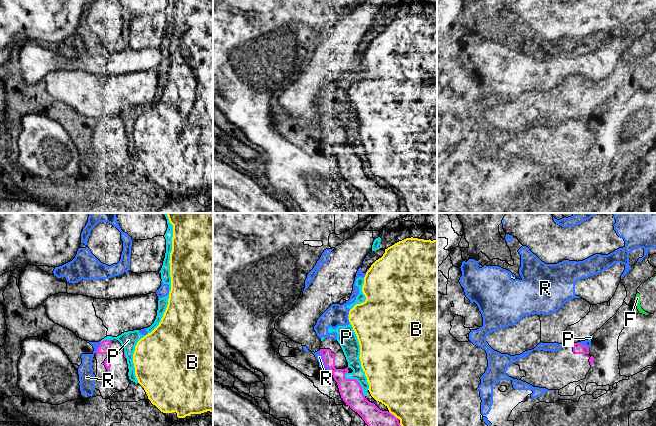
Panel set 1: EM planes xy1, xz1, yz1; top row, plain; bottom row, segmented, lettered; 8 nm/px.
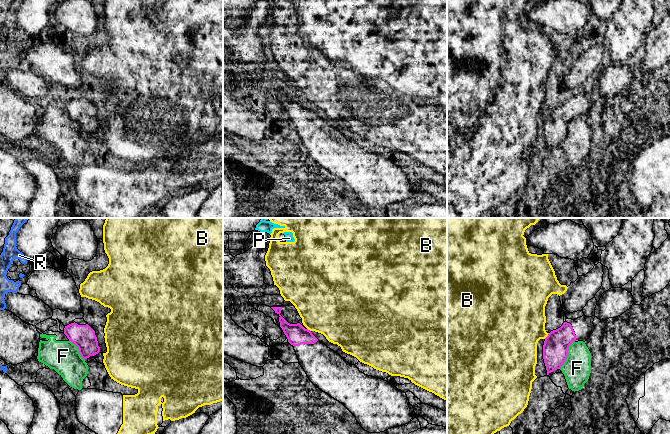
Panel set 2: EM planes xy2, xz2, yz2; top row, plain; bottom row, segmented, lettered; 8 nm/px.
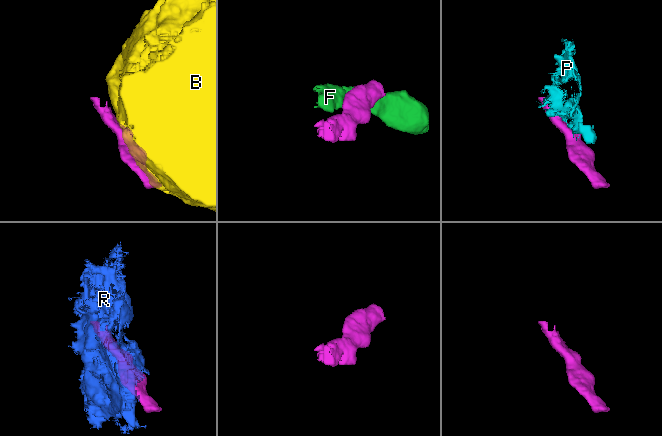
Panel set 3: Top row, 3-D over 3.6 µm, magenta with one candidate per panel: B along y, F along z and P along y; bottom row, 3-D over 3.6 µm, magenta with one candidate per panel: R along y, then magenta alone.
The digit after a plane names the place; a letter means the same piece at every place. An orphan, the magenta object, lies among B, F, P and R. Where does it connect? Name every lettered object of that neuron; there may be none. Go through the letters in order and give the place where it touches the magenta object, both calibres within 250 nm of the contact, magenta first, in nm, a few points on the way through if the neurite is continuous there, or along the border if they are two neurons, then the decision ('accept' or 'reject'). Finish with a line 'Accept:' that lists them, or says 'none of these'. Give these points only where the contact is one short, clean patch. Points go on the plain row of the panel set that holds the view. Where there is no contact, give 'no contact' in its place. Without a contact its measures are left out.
B: contact xz1 (393, 191); calibres 240 and 500 nm; reject
F: contact yz2 (567, 131); calibres 200 and 220 nm; reject
P: contact xz1 (356, 156); calibres 180 and 130 nm; reject
R: contact xz1 (323, 136); calibres 100 and 60 nm; reject
Accept: none of these

